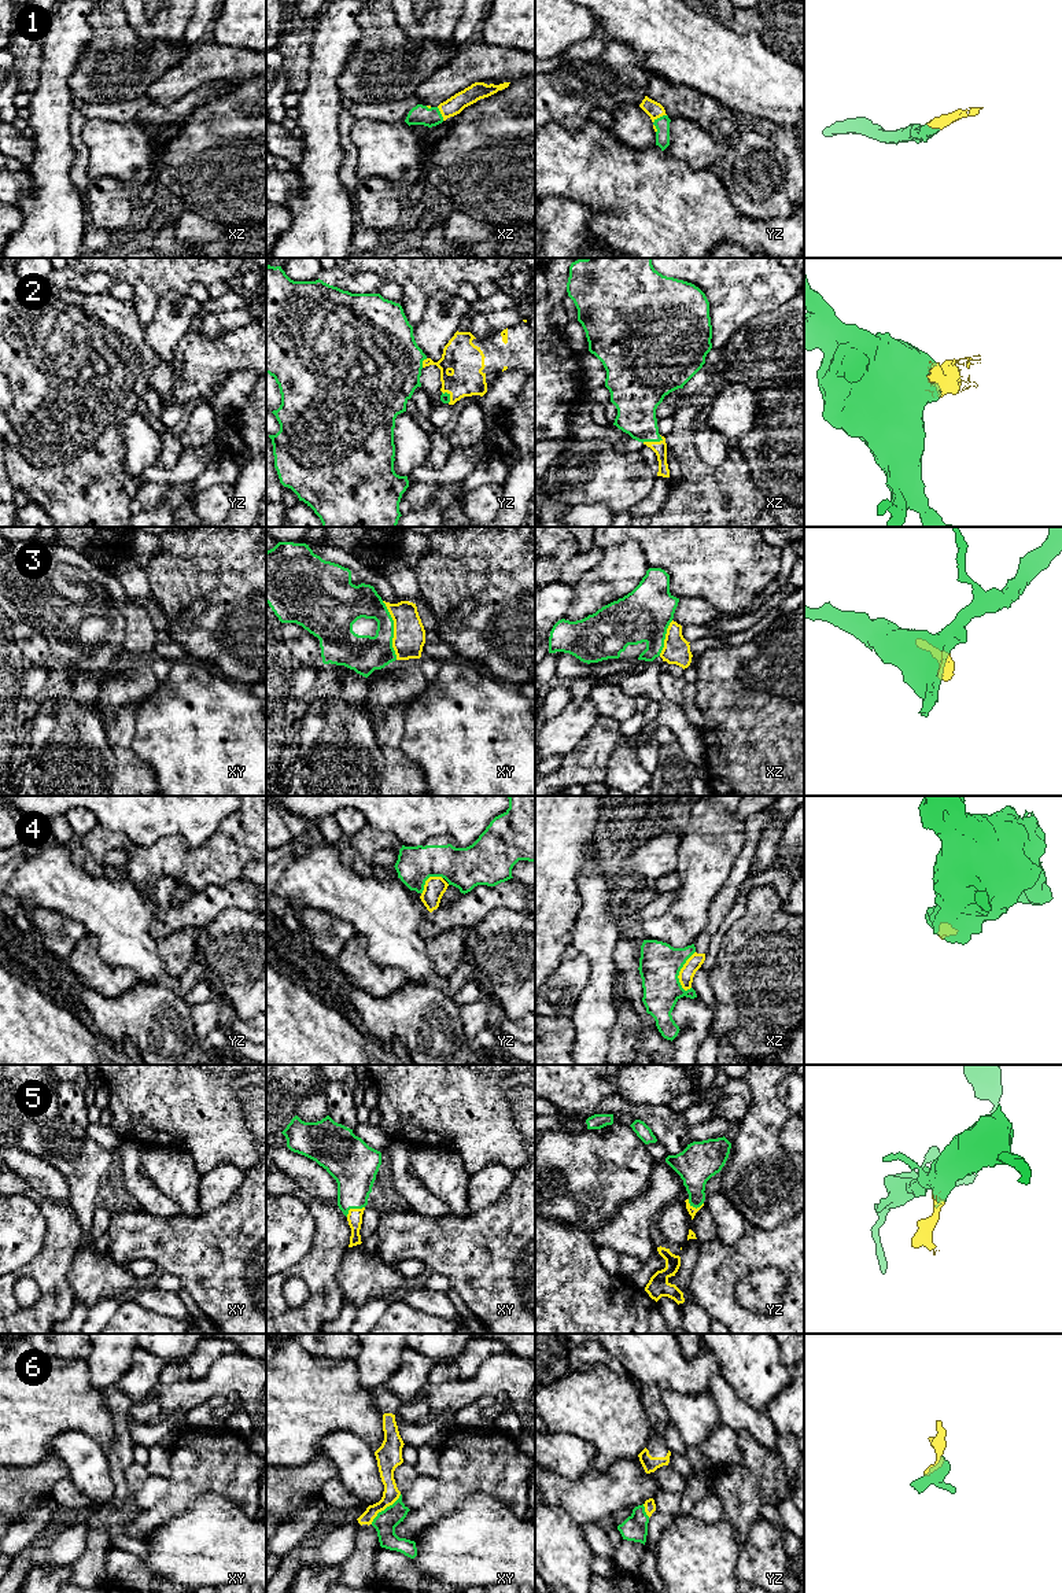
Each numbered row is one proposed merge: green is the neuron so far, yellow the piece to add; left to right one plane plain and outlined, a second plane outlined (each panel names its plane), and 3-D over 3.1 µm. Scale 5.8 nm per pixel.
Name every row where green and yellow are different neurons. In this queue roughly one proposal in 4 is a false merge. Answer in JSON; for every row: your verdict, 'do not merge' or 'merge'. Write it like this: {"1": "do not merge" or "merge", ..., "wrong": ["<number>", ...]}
{"1": "merge", "2": "merge", "3": "do not merge", "4": "do not merge", "5": "merge", "6": "merge", "wrong": ["3", "4"]}

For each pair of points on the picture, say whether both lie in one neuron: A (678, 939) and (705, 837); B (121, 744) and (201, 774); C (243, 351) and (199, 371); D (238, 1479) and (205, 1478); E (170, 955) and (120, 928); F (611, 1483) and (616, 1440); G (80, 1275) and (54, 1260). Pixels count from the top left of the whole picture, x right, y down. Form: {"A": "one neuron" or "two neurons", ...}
{"A": "one neuron", "B": "two neurons", "C": "one neuron", "D": "one neuron", "E": "two neurons", "F": "two neurons", "G": "two neurons"}

